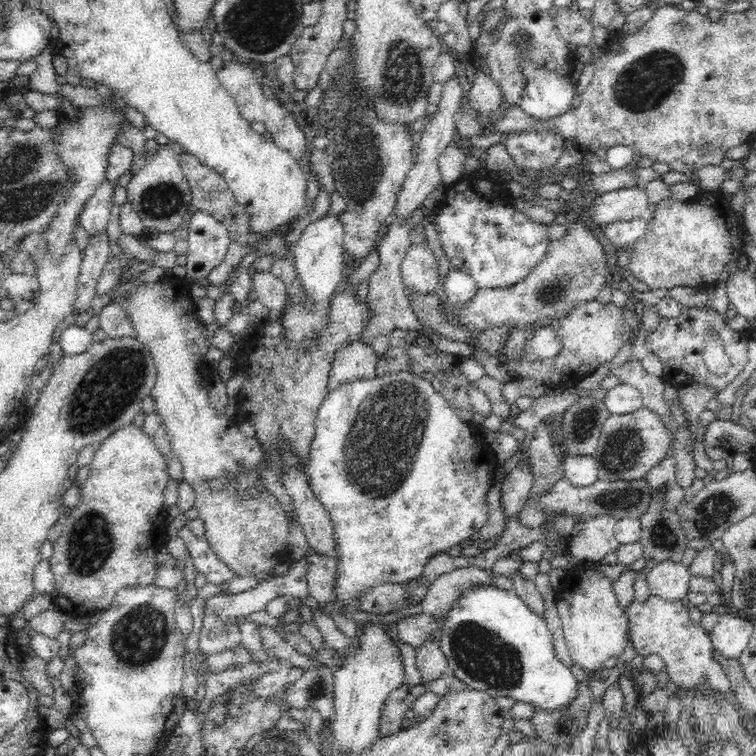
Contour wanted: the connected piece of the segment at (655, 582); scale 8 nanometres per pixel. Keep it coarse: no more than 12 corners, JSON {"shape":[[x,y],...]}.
{"shape":[[664,560],[647,572],[650,594],[666,602],[689,592],[688,567]]}

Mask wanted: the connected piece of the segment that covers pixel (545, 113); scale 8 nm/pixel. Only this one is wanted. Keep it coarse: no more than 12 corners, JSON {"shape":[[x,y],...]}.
{"shape":[[520,62],[519,106],[546,122],[570,110],[570,76]]}

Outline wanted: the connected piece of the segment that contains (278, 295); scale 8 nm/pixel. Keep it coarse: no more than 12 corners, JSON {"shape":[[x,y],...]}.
{"shape":[[272,272],[253,274],[252,290],[269,310],[290,303],[284,283]]}

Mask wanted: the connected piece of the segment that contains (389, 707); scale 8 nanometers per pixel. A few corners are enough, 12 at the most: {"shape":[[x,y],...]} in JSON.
{"shape":[[402,683],[380,716],[381,737],[402,731],[406,710],[425,692]]}

